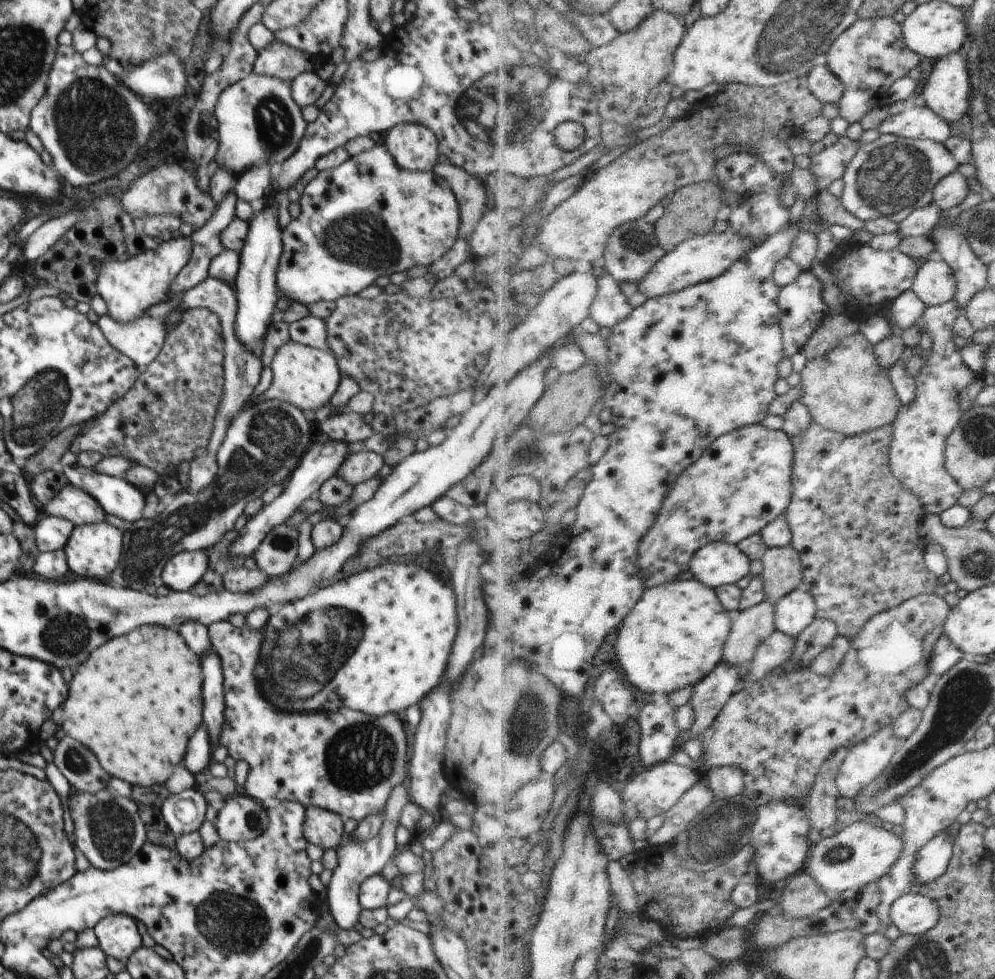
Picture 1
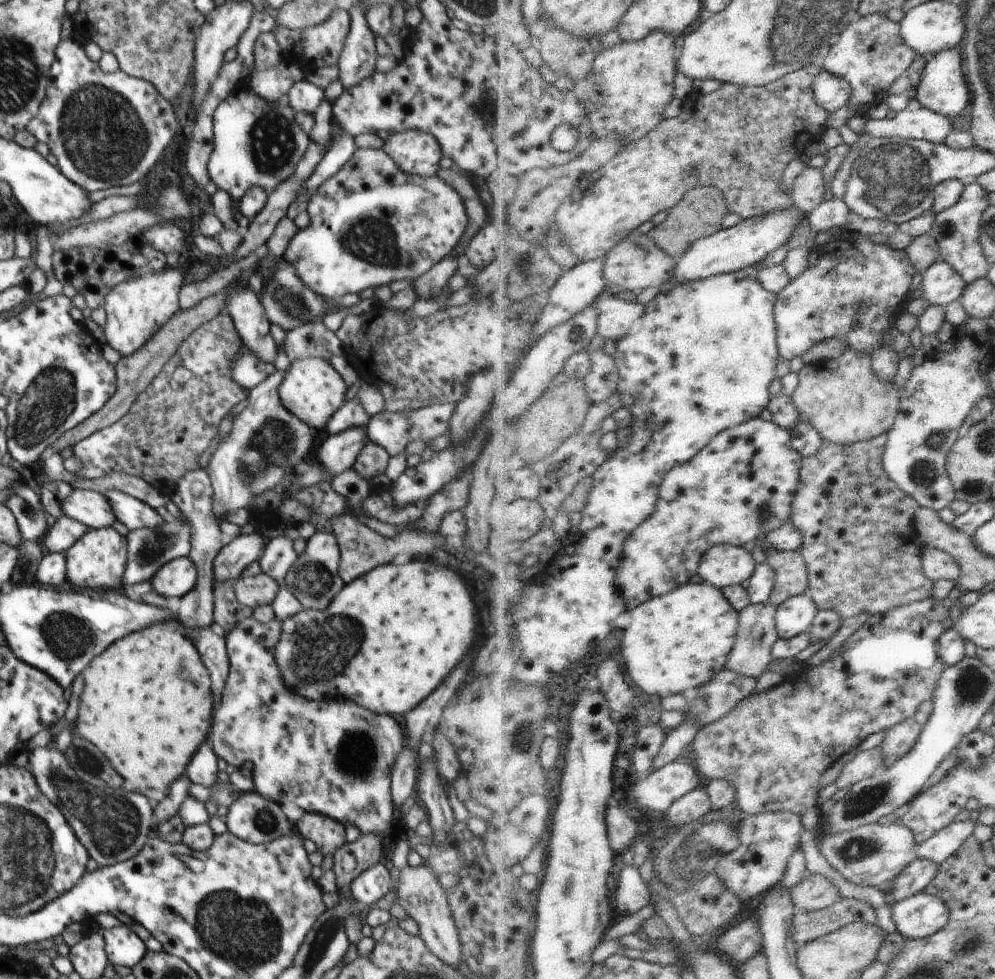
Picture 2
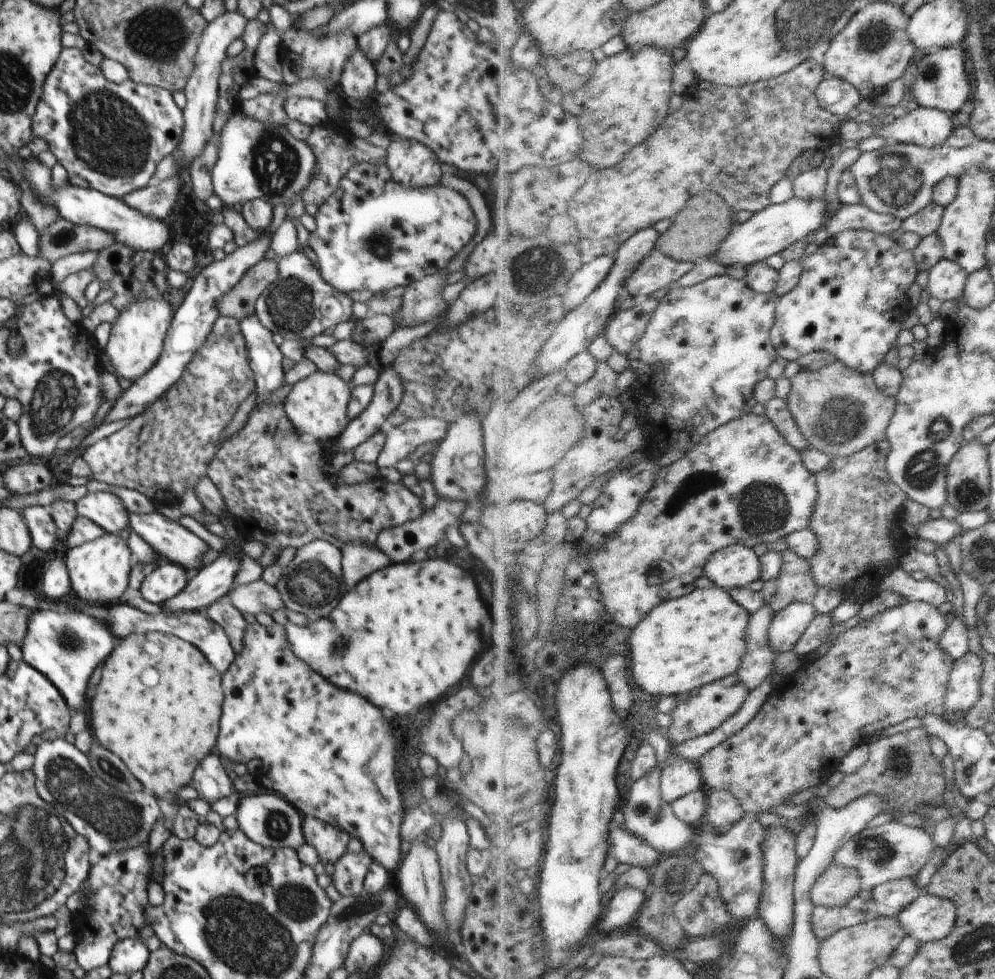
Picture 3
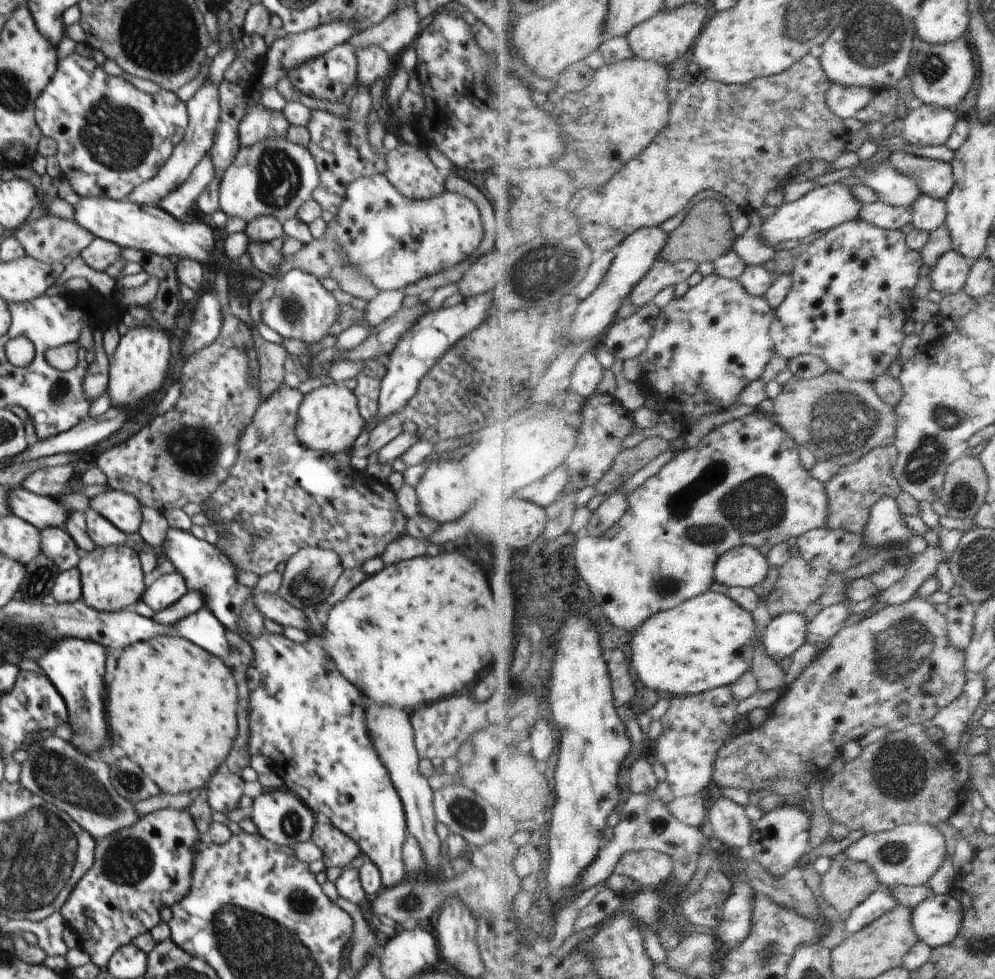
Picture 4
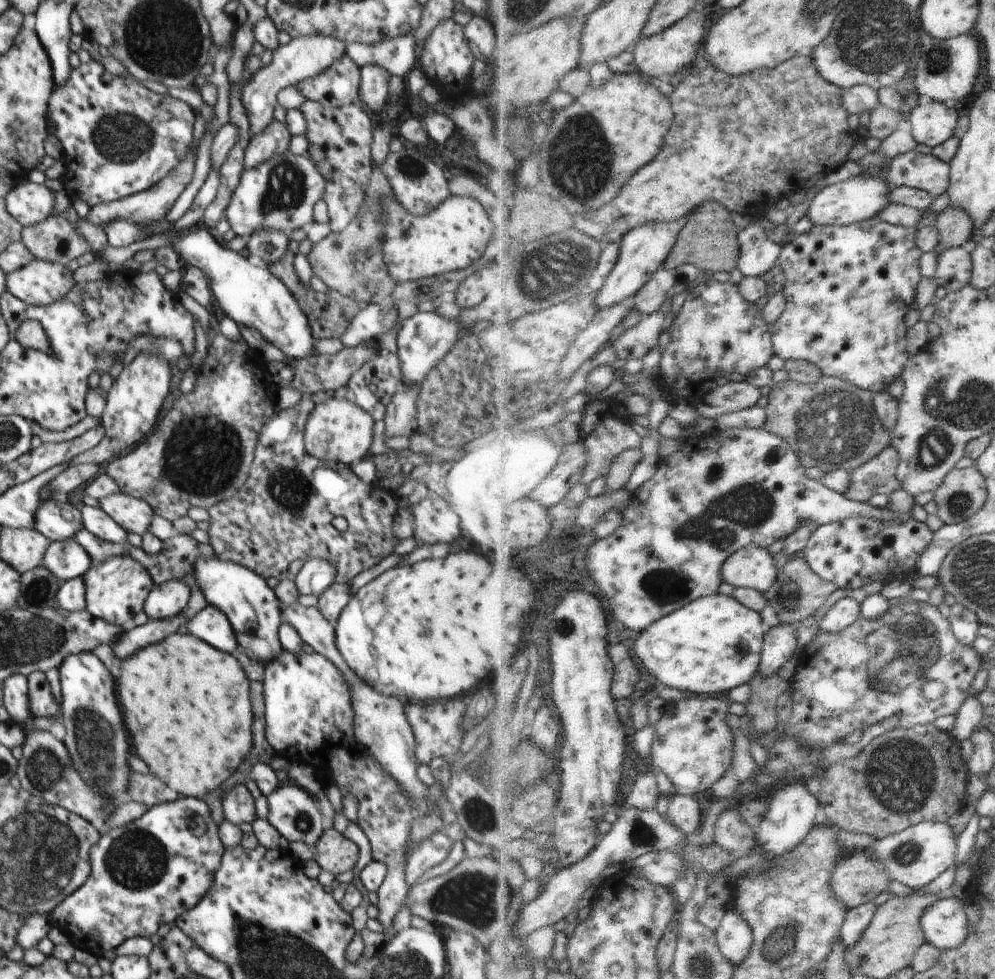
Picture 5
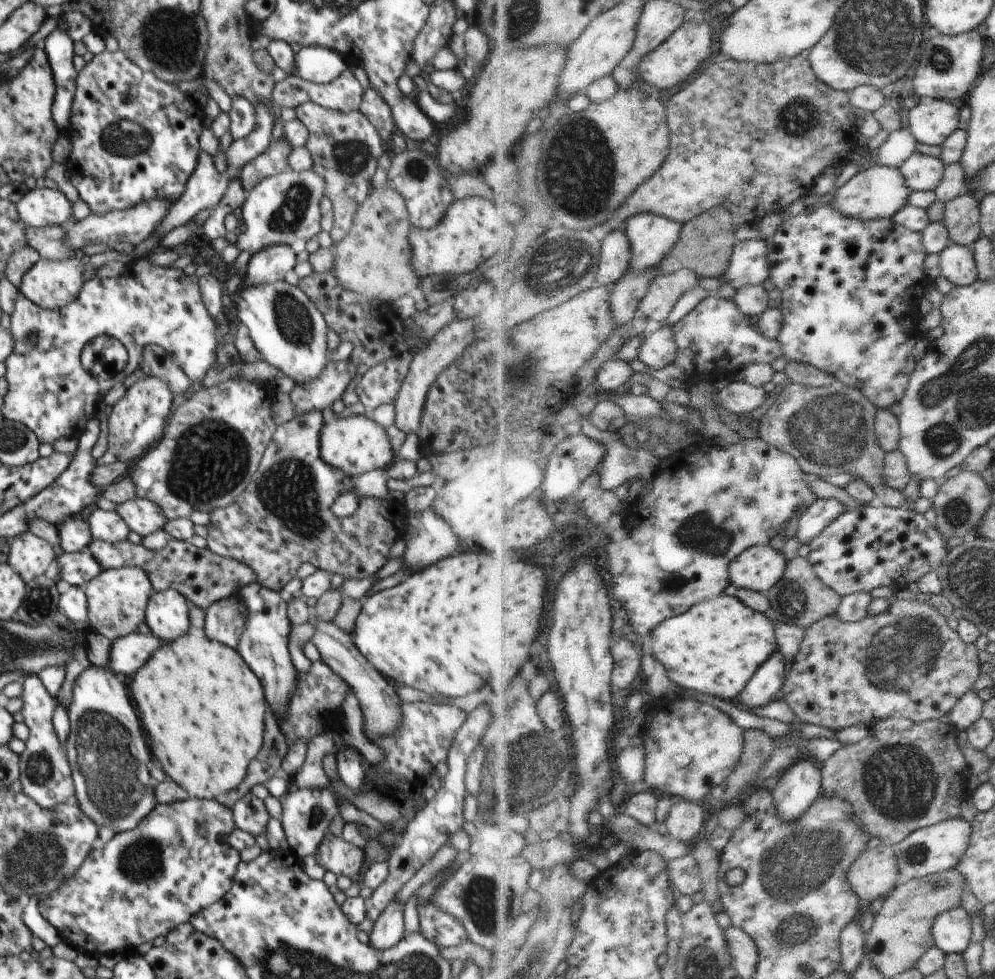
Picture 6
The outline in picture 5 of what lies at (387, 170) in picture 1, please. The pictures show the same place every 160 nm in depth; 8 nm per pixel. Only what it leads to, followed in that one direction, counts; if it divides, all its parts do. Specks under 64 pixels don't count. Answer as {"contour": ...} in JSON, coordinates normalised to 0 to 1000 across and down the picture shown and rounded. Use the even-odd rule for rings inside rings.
{"contour":[[[453,198],[433,218],[424,221],[410,217],[396,201],[387,201],[383,211],[387,225],[383,256],[393,283],[399,288],[468,275],[480,268],[497,241],[497,233],[484,208],[469,200]]]}

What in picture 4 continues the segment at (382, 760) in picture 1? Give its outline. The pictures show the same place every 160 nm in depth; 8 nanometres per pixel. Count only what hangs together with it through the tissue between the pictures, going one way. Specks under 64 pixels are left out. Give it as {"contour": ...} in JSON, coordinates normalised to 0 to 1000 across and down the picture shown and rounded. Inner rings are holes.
{"contour":[[[265,646],[251,654],[251,660],[256,673],[248,684],[250,769],[273,774],[274,788],[283,793],[289,807],[313,825],[316,832],[334,843],[336,841],[337,845],[354,855],[363,870],[380,886],[386,907],[406,901],[404,864],[409,848],[406,824],[367,743],[368,711],[339,684],[325,661],[324,650],[312,650],[306,657],[296,657],[285,648]]]}

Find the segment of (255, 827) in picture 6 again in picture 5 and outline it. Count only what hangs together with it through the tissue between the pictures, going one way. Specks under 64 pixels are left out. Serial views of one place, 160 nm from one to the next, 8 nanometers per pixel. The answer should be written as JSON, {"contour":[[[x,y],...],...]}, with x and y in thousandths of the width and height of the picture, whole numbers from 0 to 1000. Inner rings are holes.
{"contour":[[[246,802],[237,803],[224,818],[224,834],[235,843],[254,842],[258,836],[256,817]]]}

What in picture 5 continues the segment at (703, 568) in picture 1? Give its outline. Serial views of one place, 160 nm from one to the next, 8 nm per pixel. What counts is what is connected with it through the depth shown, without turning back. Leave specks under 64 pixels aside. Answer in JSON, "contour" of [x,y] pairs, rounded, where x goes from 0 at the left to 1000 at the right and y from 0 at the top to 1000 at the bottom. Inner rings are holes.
{"contour":[[[754,557],[741,562],[727,582],[730,594],[740,600],[756,600],[771,606],[780,597],[785,582],[772,559]]]}

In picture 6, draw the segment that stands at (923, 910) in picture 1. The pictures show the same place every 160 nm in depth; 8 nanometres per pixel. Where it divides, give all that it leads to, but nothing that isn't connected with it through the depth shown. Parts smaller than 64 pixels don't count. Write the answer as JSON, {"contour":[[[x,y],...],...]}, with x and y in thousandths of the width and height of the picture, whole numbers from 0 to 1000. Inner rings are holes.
{"contour":[[[967,926],[949,932],[945,939],[941,940],[939,954],[942,966],[951,975],[967,974],[977,958],[975,936],[967,930]]]}

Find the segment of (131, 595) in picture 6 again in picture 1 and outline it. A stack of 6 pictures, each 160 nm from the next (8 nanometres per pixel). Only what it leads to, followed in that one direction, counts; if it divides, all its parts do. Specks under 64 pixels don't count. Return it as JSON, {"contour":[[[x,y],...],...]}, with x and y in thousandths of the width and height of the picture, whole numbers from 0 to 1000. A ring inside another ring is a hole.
{"contour":[[[107,532],[89,536],[75,537],[64,564],[67,568],[67,577],[74,586],[83,591],[109,593],[114,582],[119,578],[125,563],[124,543]]]}

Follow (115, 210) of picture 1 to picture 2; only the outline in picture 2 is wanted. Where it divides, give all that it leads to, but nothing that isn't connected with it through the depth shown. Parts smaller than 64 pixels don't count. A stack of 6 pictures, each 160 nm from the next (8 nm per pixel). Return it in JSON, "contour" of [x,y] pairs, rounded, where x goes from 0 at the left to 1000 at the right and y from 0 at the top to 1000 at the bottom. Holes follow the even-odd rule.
{"contour":[[[143,240],[131,242],[120,250],[105,254],[96,252],[56,255],[53,259],[54,282],[63,290],[74,292],[84,302],[87,313],[94,317],[106,309],[109,297],[125,287],[133,287],[147,280],[160,279],[167,275],[167,260],[158,256]]]}

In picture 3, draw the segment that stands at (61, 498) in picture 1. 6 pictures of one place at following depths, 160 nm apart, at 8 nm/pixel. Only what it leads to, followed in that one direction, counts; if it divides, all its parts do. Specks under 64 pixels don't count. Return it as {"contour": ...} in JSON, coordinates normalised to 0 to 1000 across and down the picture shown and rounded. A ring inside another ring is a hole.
{"contour":[[[88,503],[81,511],[76,515],[76,521],[79,527],[83,527],[93,531],[96,535],[99,535],[108,544],[119,546],[121,541],[130,539],[130,523],[127,521],[127,517],[117,505],[113,503]]]}

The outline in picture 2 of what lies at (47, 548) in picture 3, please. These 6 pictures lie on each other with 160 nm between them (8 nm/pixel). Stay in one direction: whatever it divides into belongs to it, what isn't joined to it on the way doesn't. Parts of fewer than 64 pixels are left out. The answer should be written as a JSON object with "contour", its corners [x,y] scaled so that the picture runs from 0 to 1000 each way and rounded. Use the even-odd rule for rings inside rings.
{"contour":[[[16,492],[10,497],[15,503],[5,516],[16,528],[23,552],[42,553],[49,541],[51,531],[40,508],[31,499],[31,493]]]}

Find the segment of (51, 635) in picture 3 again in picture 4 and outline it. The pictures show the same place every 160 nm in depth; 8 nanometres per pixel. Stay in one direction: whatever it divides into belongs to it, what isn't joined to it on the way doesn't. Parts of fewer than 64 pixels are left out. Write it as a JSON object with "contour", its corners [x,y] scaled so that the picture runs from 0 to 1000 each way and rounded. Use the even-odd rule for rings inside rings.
{"contour":[[[66,651],[36,675],[66,718],[68,739],[74,748],[69,758],[79,769],[92,774],[98,772],[98,766],[105,762],[103,758],[109,756],[106,686],[108,668],[108,662],[94,655]]]}

